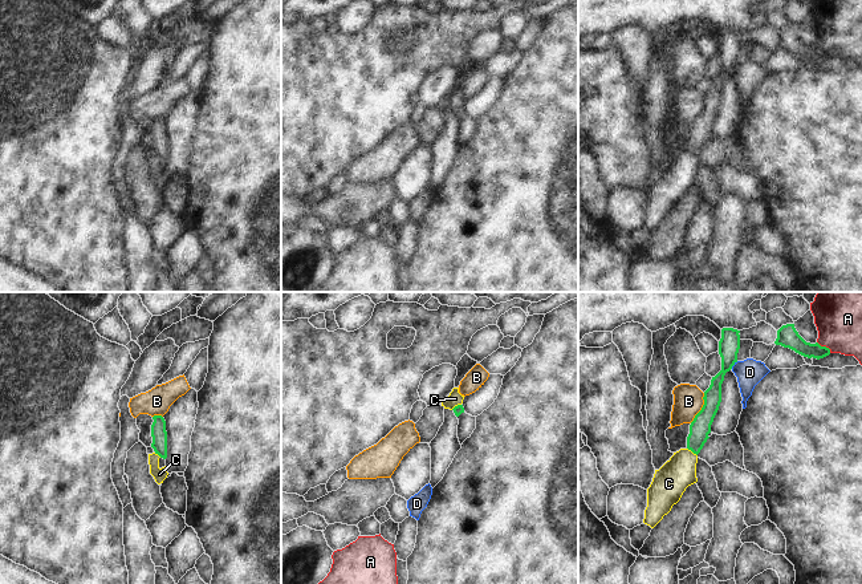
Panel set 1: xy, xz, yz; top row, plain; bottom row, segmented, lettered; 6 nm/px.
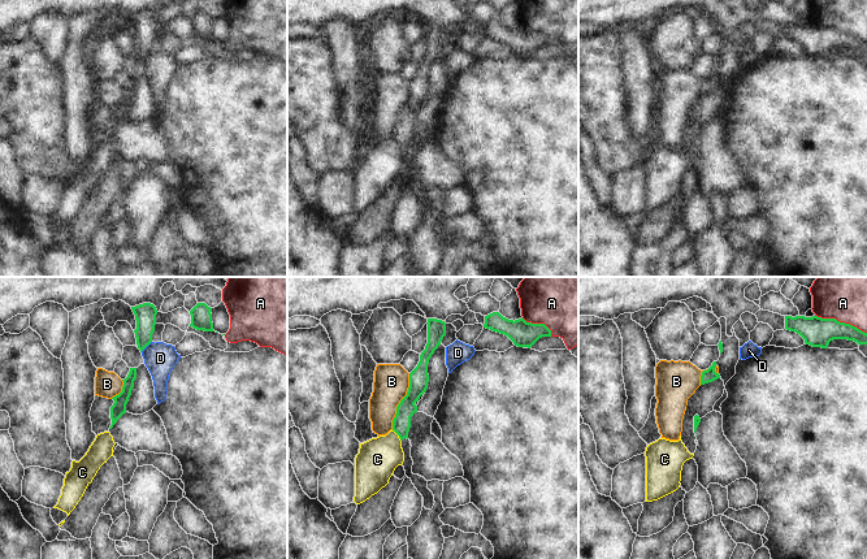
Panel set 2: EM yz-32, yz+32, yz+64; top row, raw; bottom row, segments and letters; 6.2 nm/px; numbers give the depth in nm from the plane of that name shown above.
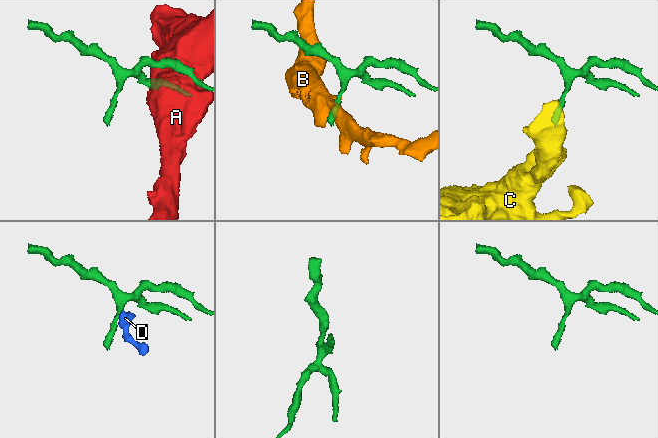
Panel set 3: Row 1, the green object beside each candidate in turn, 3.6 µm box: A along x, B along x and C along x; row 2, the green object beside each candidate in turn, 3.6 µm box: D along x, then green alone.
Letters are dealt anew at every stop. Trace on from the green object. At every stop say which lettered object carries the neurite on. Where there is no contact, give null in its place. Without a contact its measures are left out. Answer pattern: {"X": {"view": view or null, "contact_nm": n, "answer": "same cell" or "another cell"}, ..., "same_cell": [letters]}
{"A": {"view": "yz", "contact_nm": 110, "answer": "another cell"}, "B": {"view": "yz", "contact_nm": 200, "answer": "another cell"}, "C": {"view": "yz", "contact_nm": 80, "answer": "another cell"}, "D": {"view": "yz", "contact_nm": 60, "answer": "another cell"}, "same_cell": []}

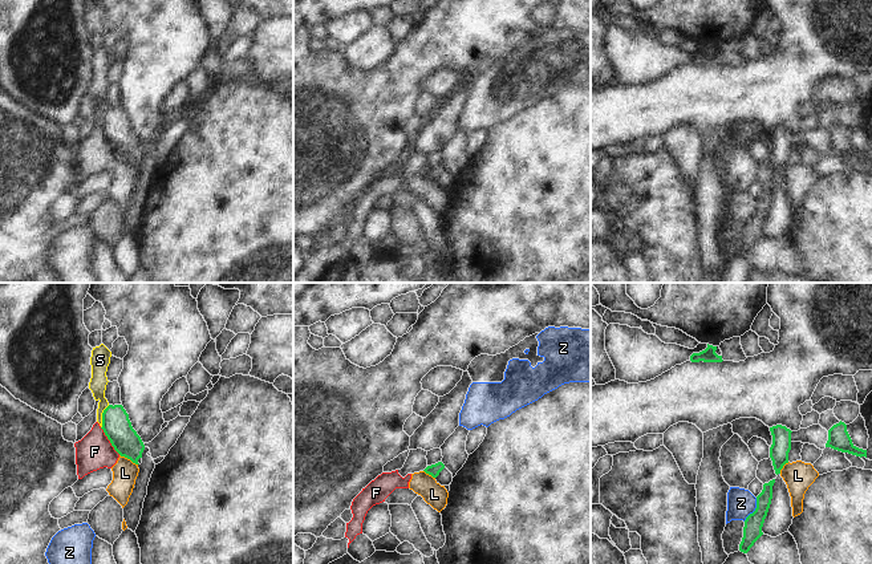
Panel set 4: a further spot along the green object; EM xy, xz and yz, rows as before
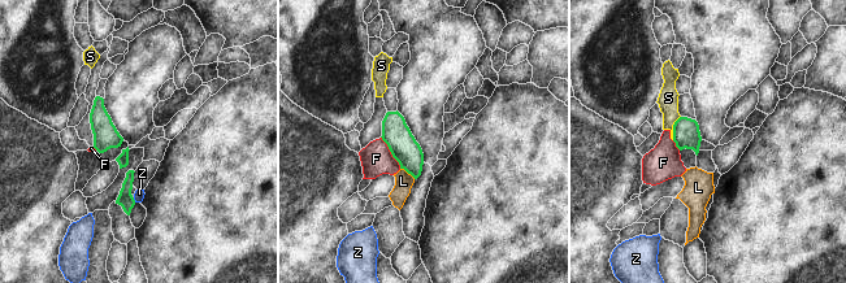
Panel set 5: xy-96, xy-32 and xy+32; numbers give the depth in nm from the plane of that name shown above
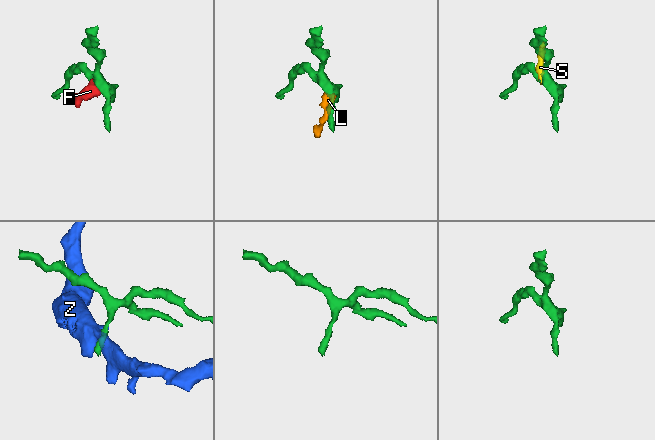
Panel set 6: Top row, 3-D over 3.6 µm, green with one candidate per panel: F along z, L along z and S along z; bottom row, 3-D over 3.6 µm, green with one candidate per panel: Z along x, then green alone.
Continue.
{"F": {"view": "xy", "contact_nm": 200, "answer": "another cell"}, "L": {"view": "xy", "contact_nm": 130, "answer": "another cell"}, "S": {"view": "xy", "contact_nm": 150, "answer": "another cell"}, "Z": {"view": "yz", "contact_nm": 170, "answer": "another cell"}, "same_cell": []}

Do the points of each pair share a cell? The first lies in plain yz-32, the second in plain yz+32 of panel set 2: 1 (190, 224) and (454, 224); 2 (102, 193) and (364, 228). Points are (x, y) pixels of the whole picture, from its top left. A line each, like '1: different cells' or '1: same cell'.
1: same cell
2: same cell

